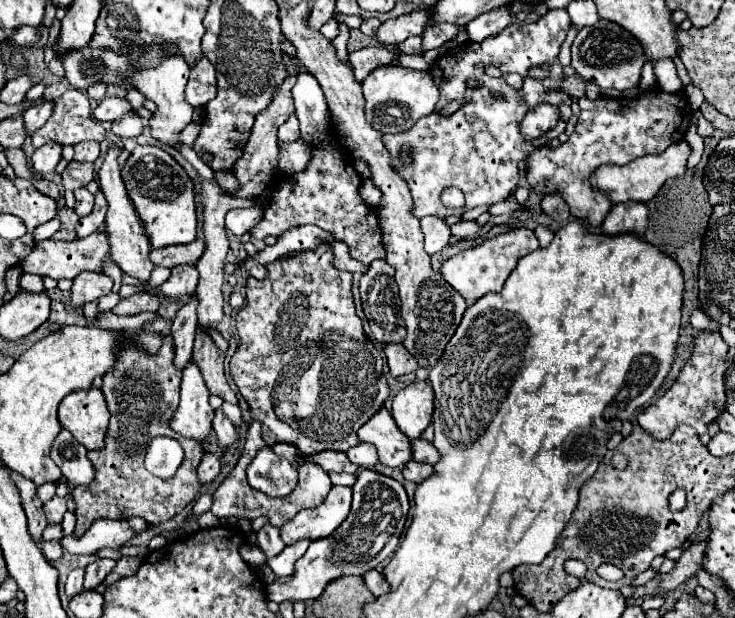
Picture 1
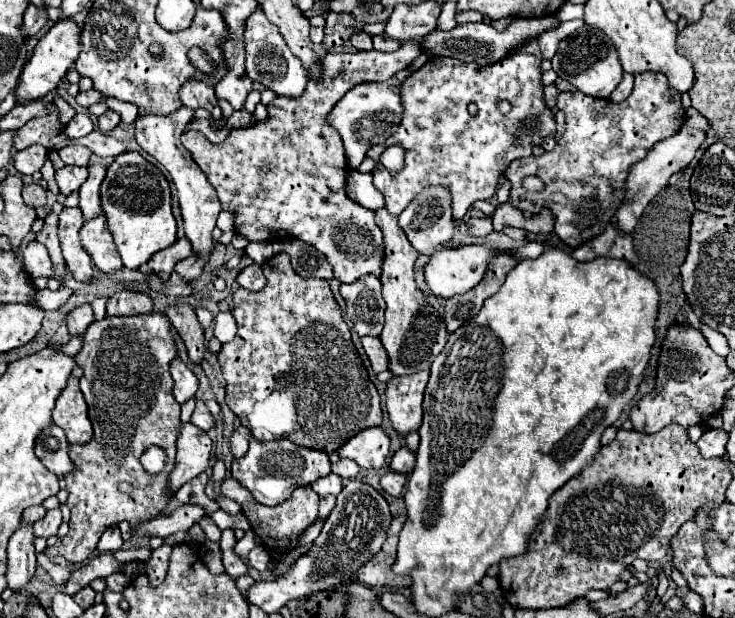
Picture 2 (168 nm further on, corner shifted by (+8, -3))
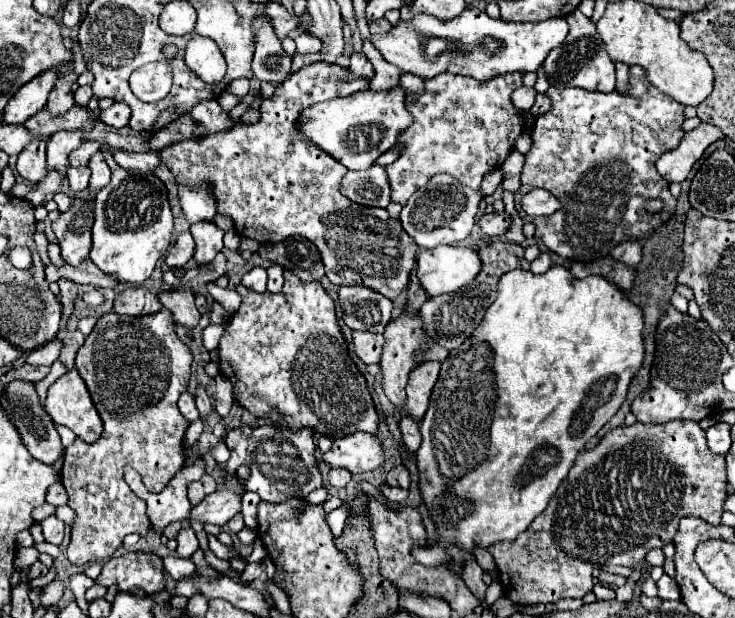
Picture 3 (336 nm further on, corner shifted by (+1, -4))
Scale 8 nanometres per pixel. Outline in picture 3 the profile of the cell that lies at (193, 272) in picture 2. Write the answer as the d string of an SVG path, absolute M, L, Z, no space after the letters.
M202 221L202 223L190 225L190 233L192 233L194 241L196 241L194 259L200 265L210 263L220 253L220 249L224 247L222 245L224 231L220 227L216 227L212 221Z

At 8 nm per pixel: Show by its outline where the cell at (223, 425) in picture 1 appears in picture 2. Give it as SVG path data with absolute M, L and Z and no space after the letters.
M197 400L197 406L195 406L193 416L191 416L191 422L193 422L197 428L201 428L203 432L209 432L209 430L215 428L215 420L213 420L213 416L211 416L211 412L207 410L207 406L205 406L203 400Z

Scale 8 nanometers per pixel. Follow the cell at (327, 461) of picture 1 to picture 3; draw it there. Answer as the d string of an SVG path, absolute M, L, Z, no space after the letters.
M262 425L262 427L238 427L230 429L224 443L230 449L230 459L220 465L228 475L236 475L240 465L250 467L250 475L244 481L246 491L254 491L262 501L284 503L288 499L304 499L314 489L322 485L322 475L318 471L318 461L314 457L314 439L312 429L292 431L286 427Z

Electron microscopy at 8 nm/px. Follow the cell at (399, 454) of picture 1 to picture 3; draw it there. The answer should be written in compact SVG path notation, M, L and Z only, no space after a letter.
M352 433L332 443L330 451L322 455L328 467L348 469L350 473L372 471L384 461L382 445L370 433Z

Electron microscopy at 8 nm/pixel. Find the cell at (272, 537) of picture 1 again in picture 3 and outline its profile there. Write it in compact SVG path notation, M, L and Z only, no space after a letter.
M248 563L246 569L240 575L240 583L242 585L250 585L254 579L260 577L260 573L262 573L262 565L260 563Z

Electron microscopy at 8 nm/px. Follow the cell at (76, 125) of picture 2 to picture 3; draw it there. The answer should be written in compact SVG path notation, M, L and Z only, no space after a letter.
M54 133L48 139L48 171L58 171L66 179L68 155L82 143L84 133Z

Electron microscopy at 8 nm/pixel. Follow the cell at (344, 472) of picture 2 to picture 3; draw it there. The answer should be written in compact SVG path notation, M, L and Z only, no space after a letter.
M330 469L328 473L328 483L332 487L346 487L352 479L352 473L346 473L346 469Z

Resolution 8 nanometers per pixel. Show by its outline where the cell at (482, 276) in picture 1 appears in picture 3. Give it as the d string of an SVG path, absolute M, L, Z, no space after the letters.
M438 245L434 249L420 249L416 261L416 275L430 297L460 289L462 285L470 283L482 267L482 263L478 261L478 253L474 249L458 245Z

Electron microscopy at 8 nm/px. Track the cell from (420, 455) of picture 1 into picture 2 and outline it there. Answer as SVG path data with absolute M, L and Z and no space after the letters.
M407 446L399 448L391 460L391 470L409 474L415 468L415 452L411 452Z

